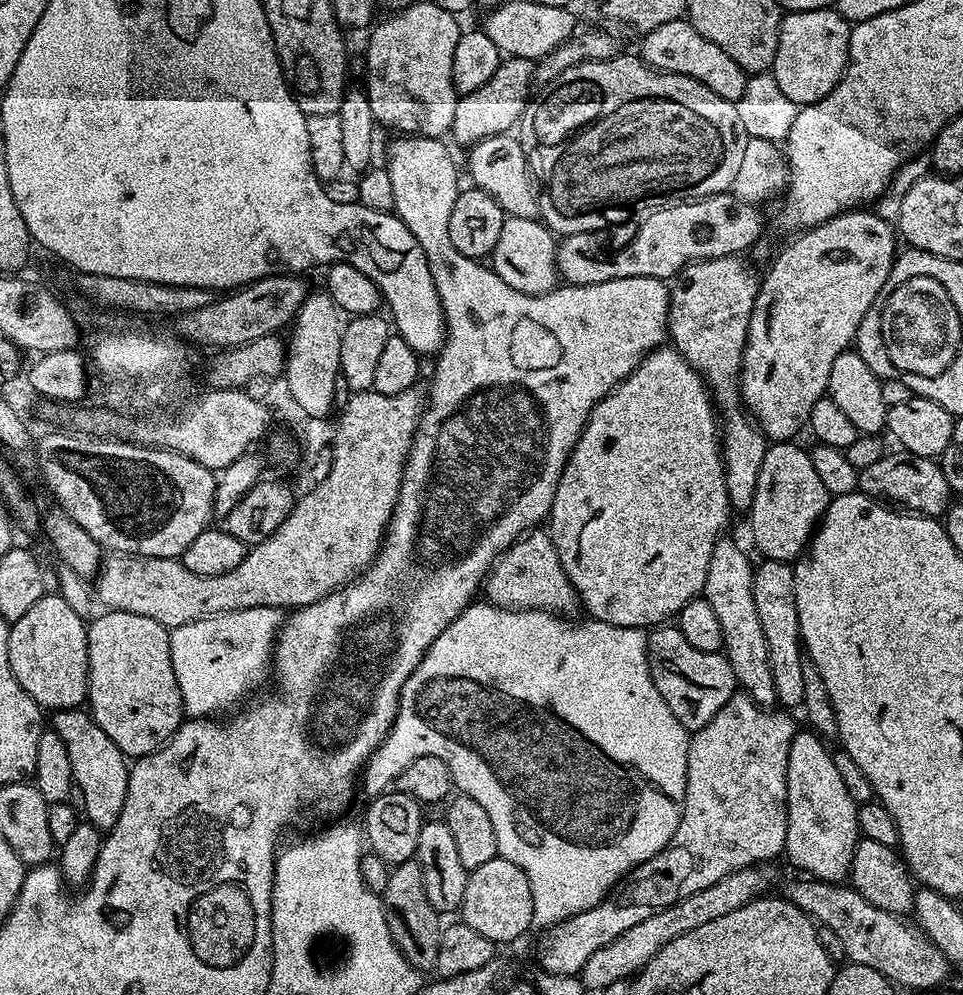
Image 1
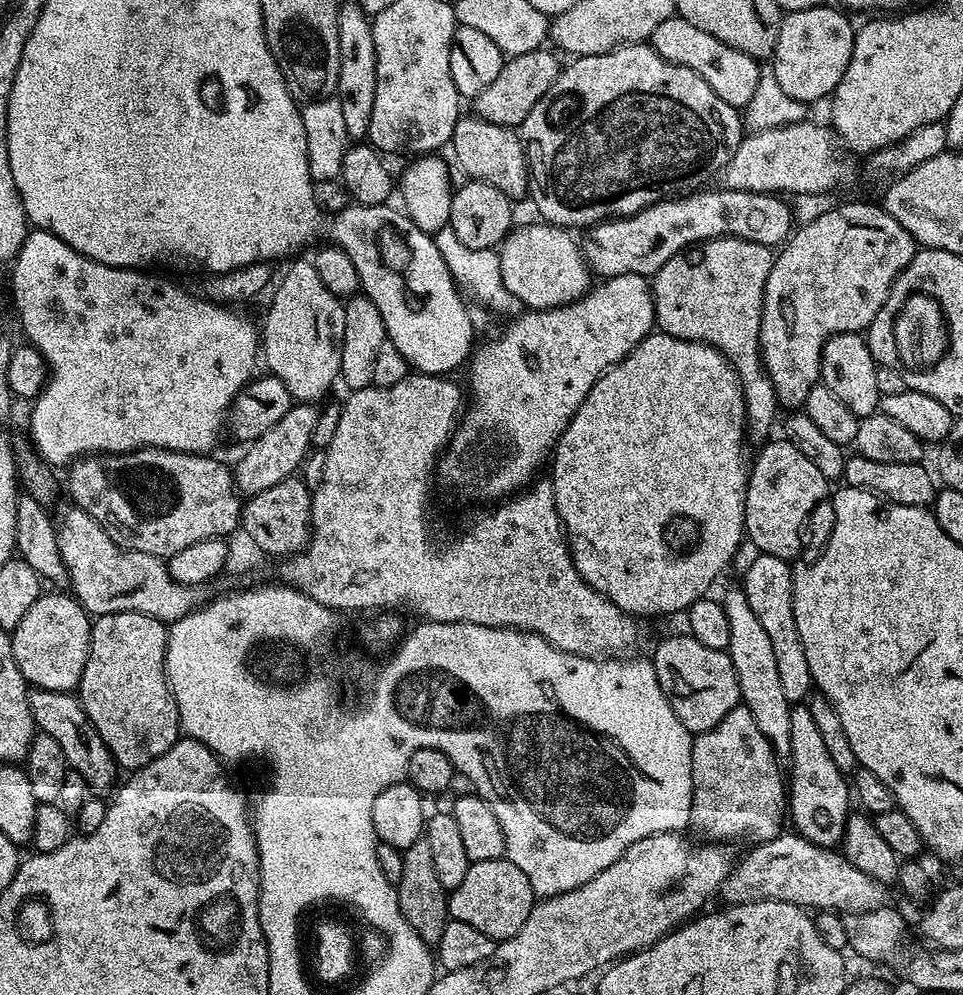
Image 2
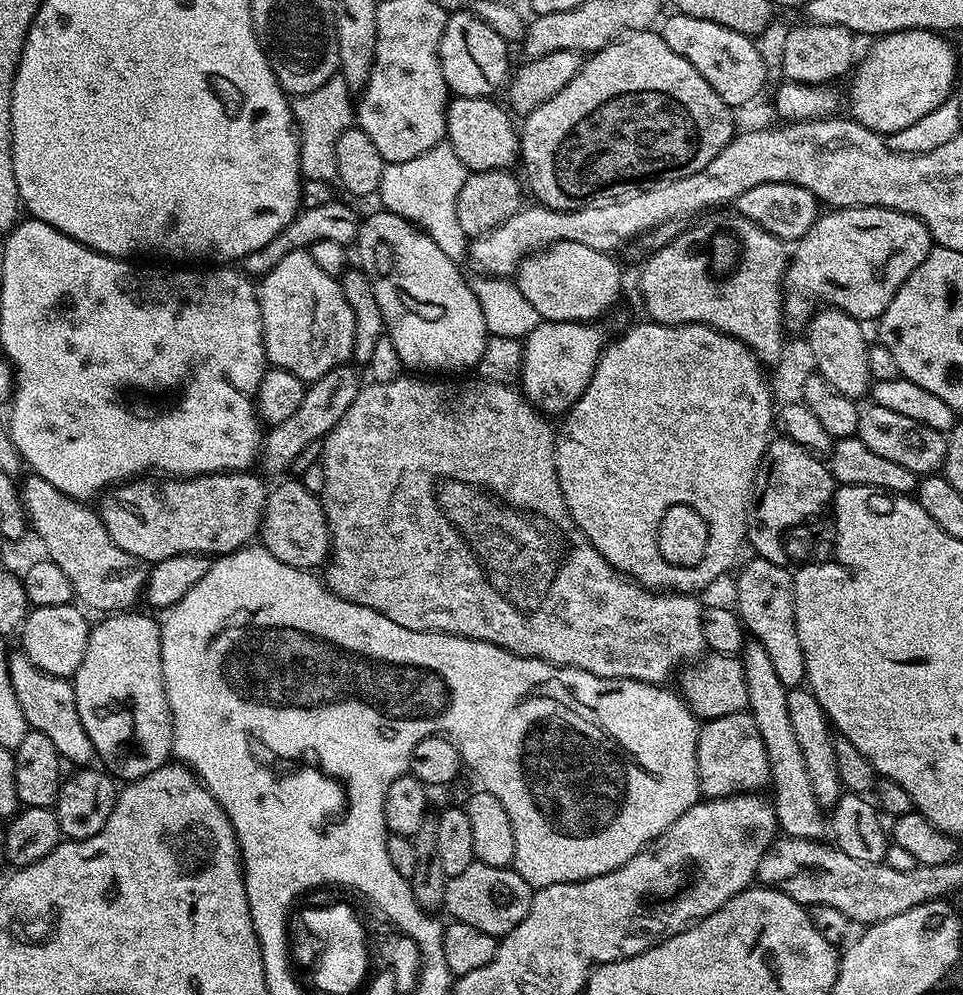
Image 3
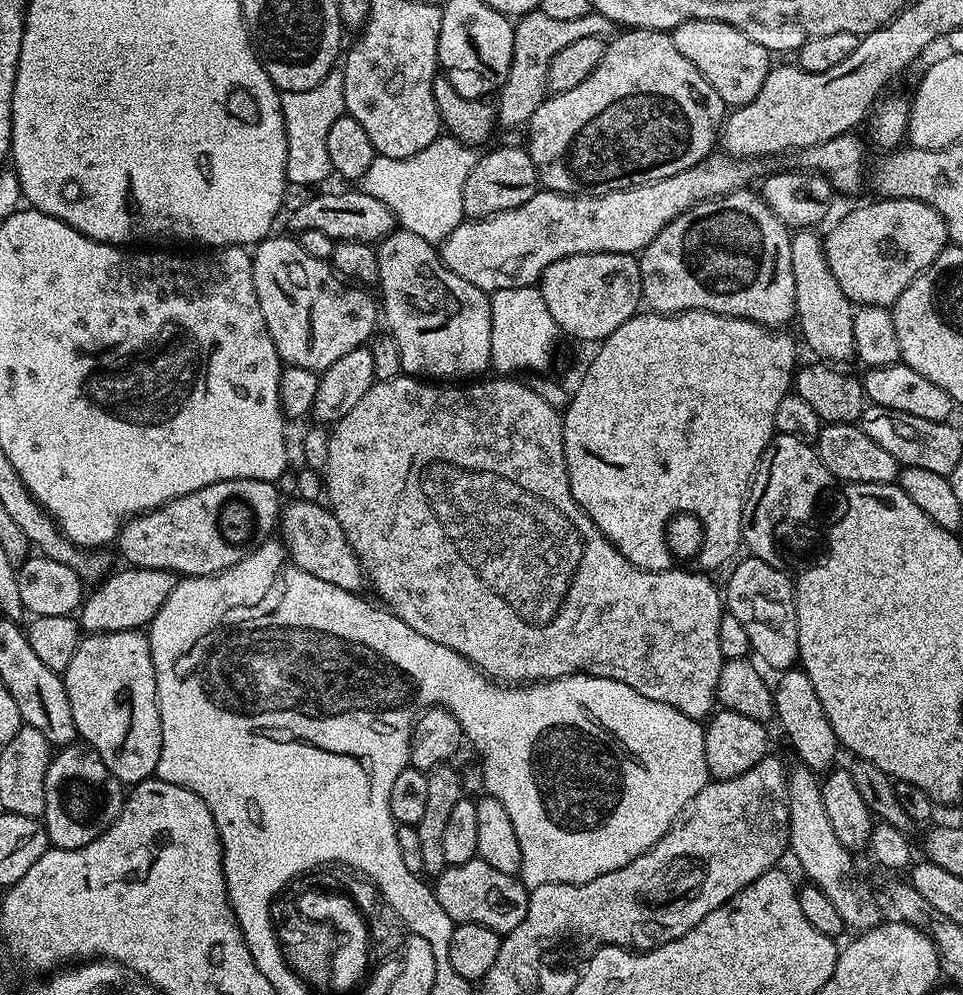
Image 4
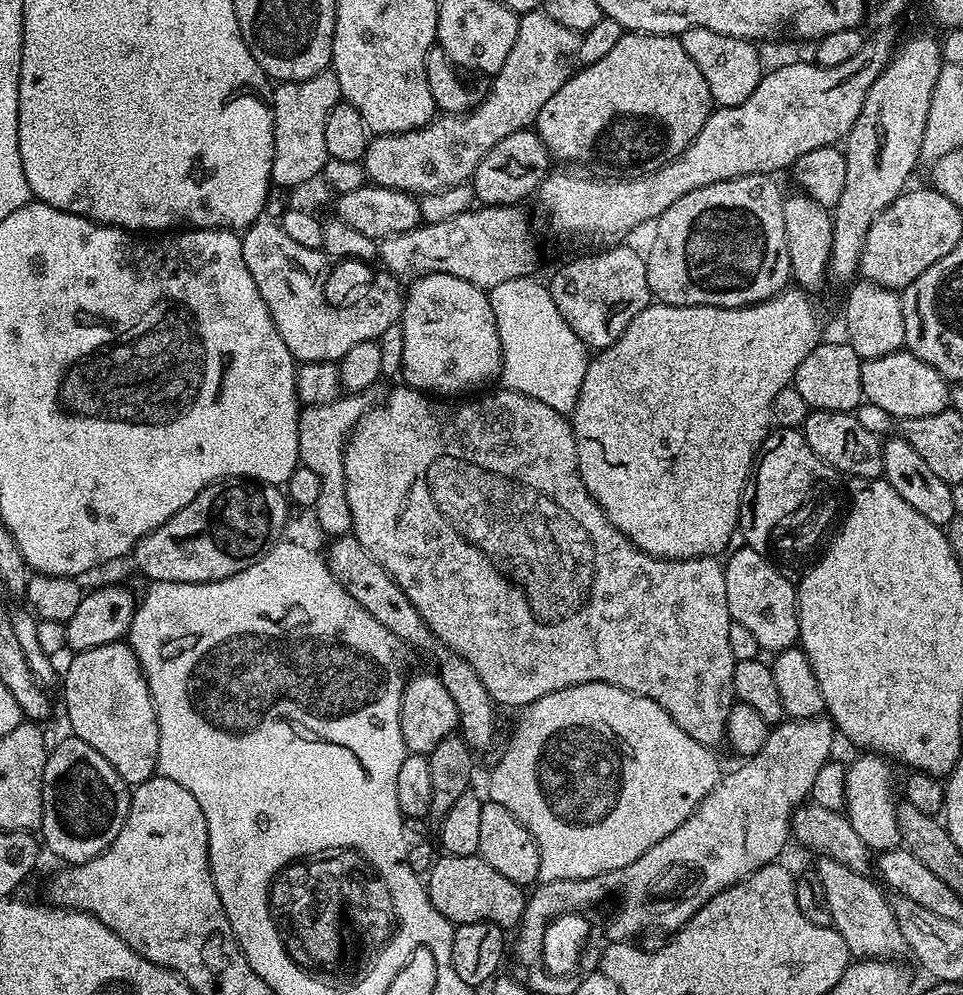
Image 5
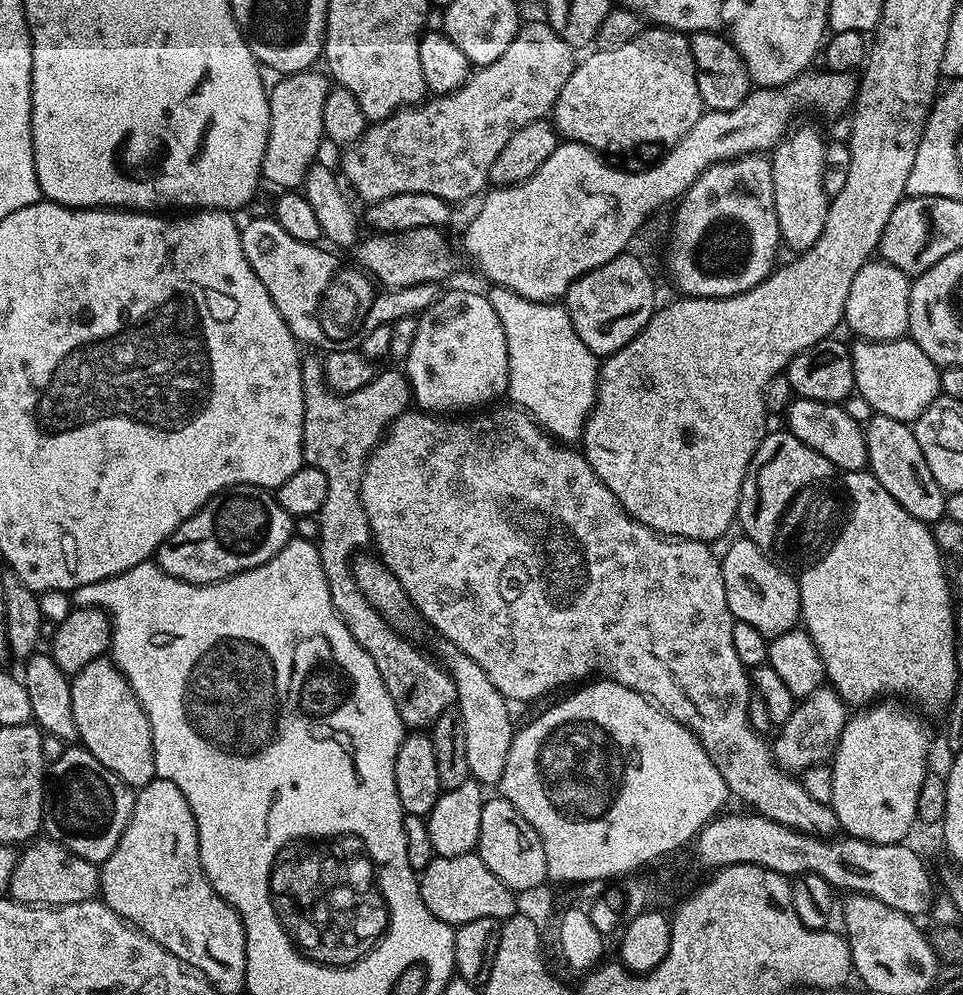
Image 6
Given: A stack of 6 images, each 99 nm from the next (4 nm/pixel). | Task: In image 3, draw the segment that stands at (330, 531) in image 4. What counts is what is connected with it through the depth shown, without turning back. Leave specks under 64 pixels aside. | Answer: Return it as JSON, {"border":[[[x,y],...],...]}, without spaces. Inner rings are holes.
{"border":[[[299,479],[284,480],[276,489],[273,487],[264,503],[258,540],[267,552],[274,554],[274,558],[286,566],[305,570],[319,569],[332,551],[330,530],[319,495],[306,490]]]}

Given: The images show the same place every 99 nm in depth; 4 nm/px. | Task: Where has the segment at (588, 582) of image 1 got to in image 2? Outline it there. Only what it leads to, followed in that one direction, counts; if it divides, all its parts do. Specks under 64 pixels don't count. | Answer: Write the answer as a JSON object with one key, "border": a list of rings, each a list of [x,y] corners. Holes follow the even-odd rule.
{"border":[[[659,330],[653,331],[651,336],[647,336],[625,360],[619,360],[617,364],[612,365],[590,390],[590,394],[586,394],[586,398],[582,402],[582,406],[578,406],[578,410],[574,414],[574,418],[566,426],[566,430],[556,442],[556,447],[550,457],[550,479],[552,481],[552,489],[554,490],[554,498],[556,499],[556,509],[560,515],[560,522],[564,525],[564,533],[568,535],[568,547],[572,550],[572,557],[575,560],[575,566],[580,577],[585,580],[591,588],[598,594],[602,594],[610,602],[614,602],[614,606],[621,608],[623,612],[627,612],[629,616],[643,618],[643,616],[668,616],[671,612],[683,613],[696,600],[703,600],[709,595],[708,587],[716,580],[716,575],[731,562],[736,556],[736,551],[740,548],[740,539],[745,539],[744,531],[744,507],[746,506],[746,490],[748,489],[748,473],[750,471],[749,461],[744,461],[744,444],[746,445],[746,421],[744,418],[744,395],[742,394],[742,386],[738,374],[732,369],[732,363],[724,357],[724,355],[716,348],[711,348],[708,344],[700,344],[696,340],[683,340],[682,338],[674,338],[670,334]],[[679,516],[685,516],[688,520],[696,523],[696,528],[700,531],[700,537],[696,540],[696,545],[689,552],[675,552],[668,545],[668,523],[676,520]]]}

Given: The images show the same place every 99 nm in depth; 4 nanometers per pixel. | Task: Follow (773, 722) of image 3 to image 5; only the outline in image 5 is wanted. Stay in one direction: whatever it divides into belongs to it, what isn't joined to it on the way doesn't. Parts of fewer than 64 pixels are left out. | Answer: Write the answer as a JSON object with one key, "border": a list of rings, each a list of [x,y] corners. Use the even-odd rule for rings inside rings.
{"border":[[[817,860],[814,871],[822,878],[822,887],[826,890],[832,927],[842,934],[849,953],[865,960],[887,960],[905,955],[902,930],[898,930],[898,922],[894,922],[894,910],[885,889],[875,879],[872,881],[871,875],[850,870],[850,866],[836,860]]]}

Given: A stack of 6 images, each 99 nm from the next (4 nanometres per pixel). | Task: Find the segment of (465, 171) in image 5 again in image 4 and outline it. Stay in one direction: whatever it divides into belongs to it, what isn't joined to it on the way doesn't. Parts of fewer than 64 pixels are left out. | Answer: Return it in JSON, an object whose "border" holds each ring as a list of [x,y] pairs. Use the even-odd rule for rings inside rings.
{"border":[[[539,10],[527,12],[519,17],[514,24],[514,54],[510,62],[510,74],[505,78],[500,92],[500,104],[495,105],[499,123],[508,128],[527,125],[528,119],[538,110],[538,106],[546,98],[548,82],[548,64],[565,46],[570,46],[578,38],[591,36],[607,37],[607,32],[613,31],[614,25],[597,12],[587,12],[582,18],[555,19],[542,14]]]}

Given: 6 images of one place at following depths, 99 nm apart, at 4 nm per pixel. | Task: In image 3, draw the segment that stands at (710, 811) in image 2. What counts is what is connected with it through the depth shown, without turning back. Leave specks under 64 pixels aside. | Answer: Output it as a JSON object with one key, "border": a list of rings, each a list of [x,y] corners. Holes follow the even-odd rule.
{"border":[[[735,712],[707,721],[696,737],[696,769],[704,798],[756,794],[767,789],[770,766],[766,762],[766,746],[762,746],[762,734],[758,734],[751,714]]]}

